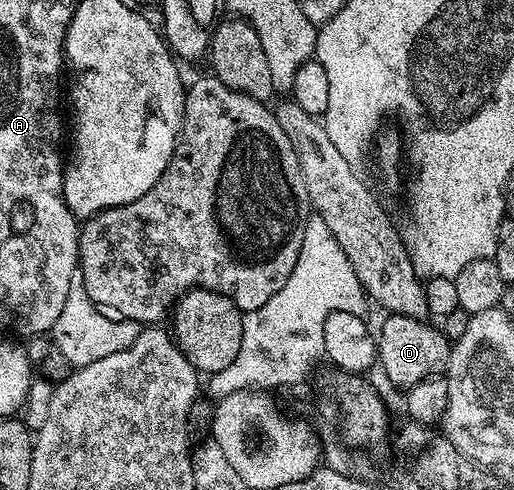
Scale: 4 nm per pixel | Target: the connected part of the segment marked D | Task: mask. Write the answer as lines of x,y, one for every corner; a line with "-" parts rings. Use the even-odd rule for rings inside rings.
387,315
382,324
382,333
376,336
377,363
381,366
382,372
401,390
409,390
416,382
420,382
429,376
442,376
448,366
450,357
450,345
452,341
445,336
441,327
431,325
425,320
417,320
406,316

